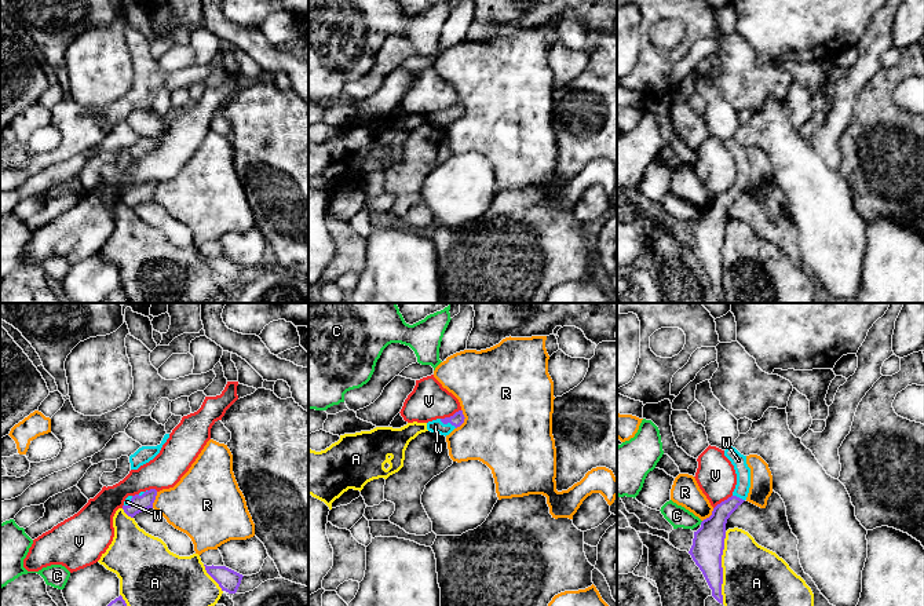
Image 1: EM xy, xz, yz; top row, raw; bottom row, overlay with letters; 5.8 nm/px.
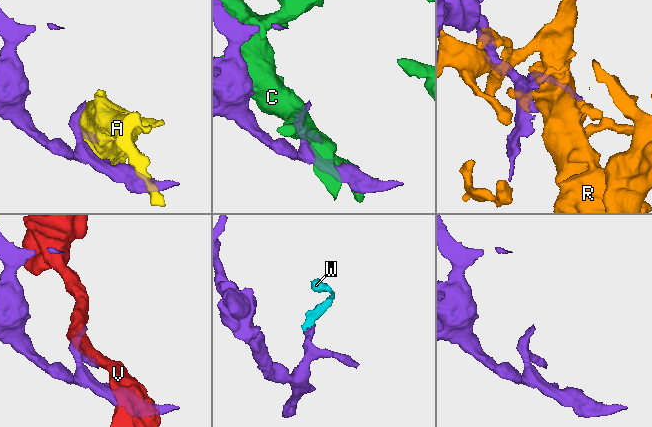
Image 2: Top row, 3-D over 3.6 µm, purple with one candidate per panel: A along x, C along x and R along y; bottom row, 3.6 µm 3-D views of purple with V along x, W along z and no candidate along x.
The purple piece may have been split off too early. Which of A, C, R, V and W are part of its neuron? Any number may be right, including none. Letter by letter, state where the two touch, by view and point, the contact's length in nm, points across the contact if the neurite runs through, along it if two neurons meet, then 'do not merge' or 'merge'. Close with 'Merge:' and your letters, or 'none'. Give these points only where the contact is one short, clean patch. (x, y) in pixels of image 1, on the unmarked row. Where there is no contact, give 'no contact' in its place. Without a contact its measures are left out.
A: yz (722, 259) | 420 nm | do not merge
C: yz (701, 214) | 30 nm | do not merge
R: xz (464, 109) | 120 nm | do not merge
V: xz (450, 108) | 130 nm | do not merge
W: xz (448, 113) | 120 nm | across xz (457, 110), (448, 113), (435, 117) | merge
Merge: W

